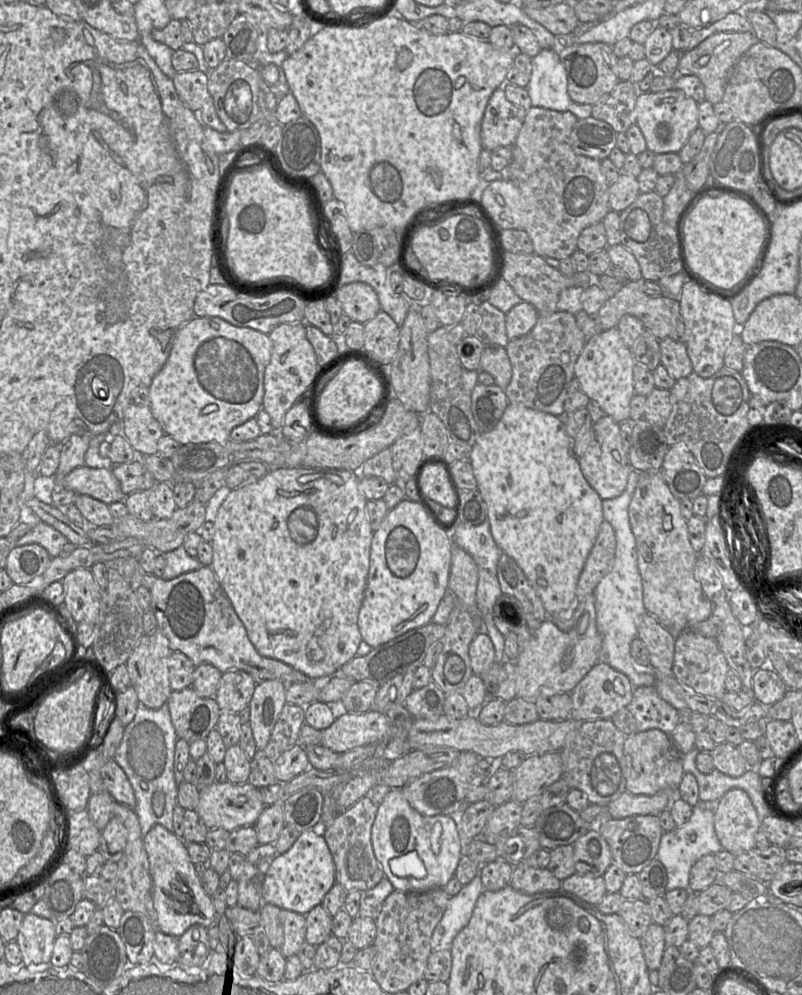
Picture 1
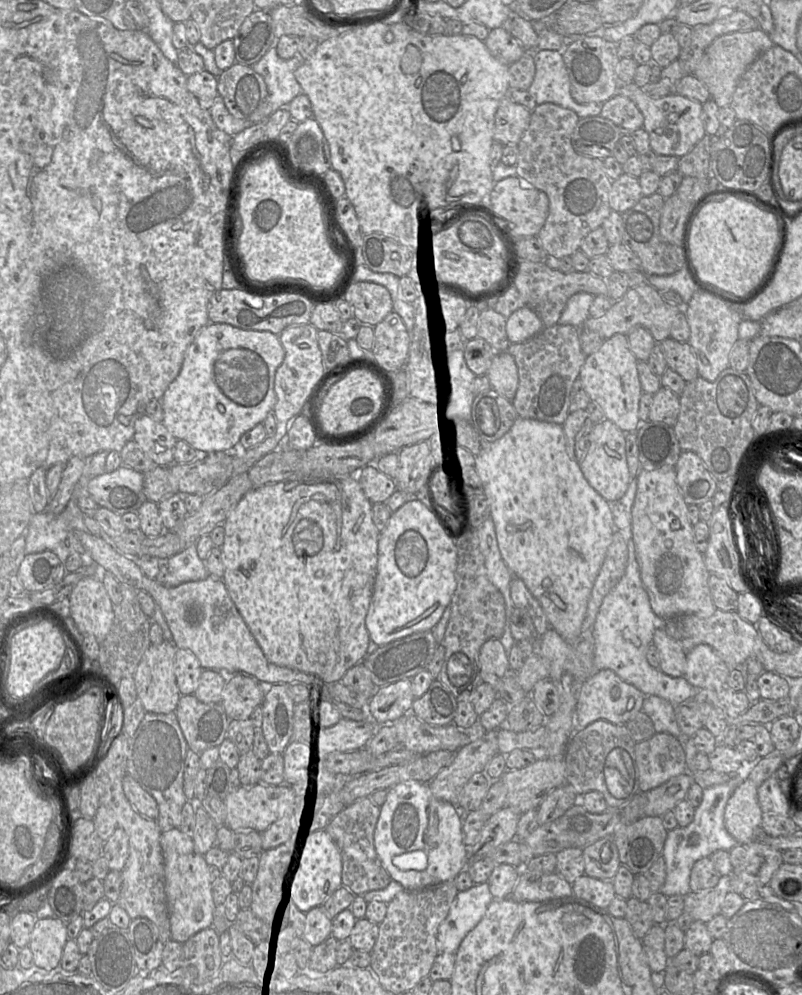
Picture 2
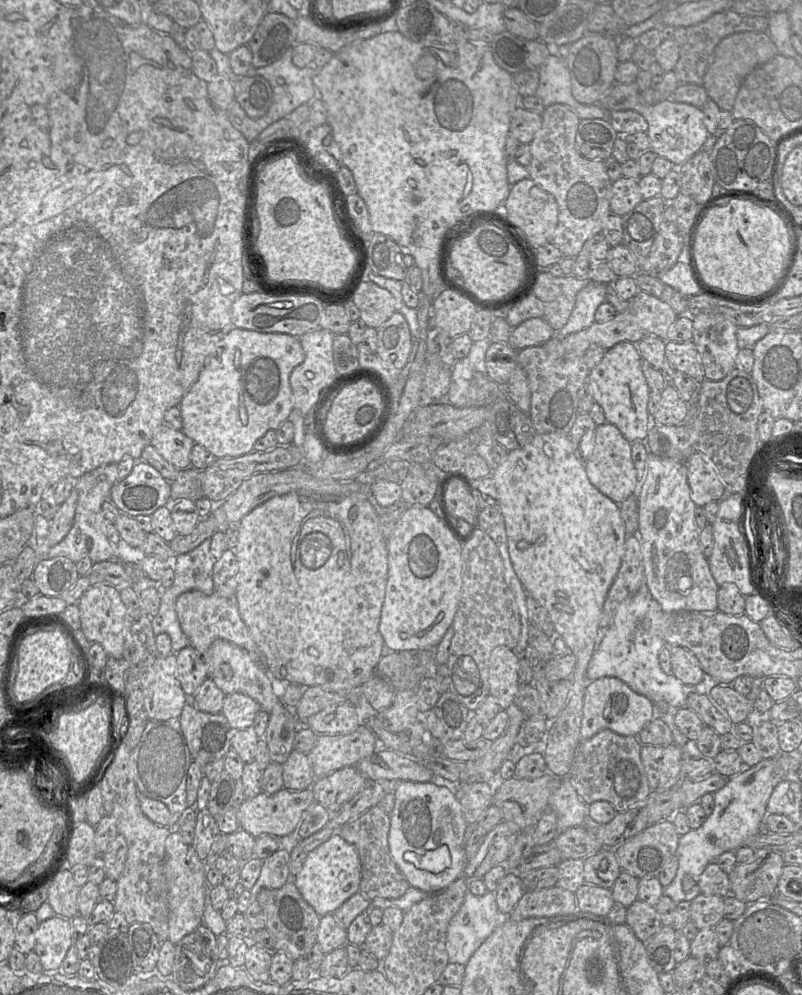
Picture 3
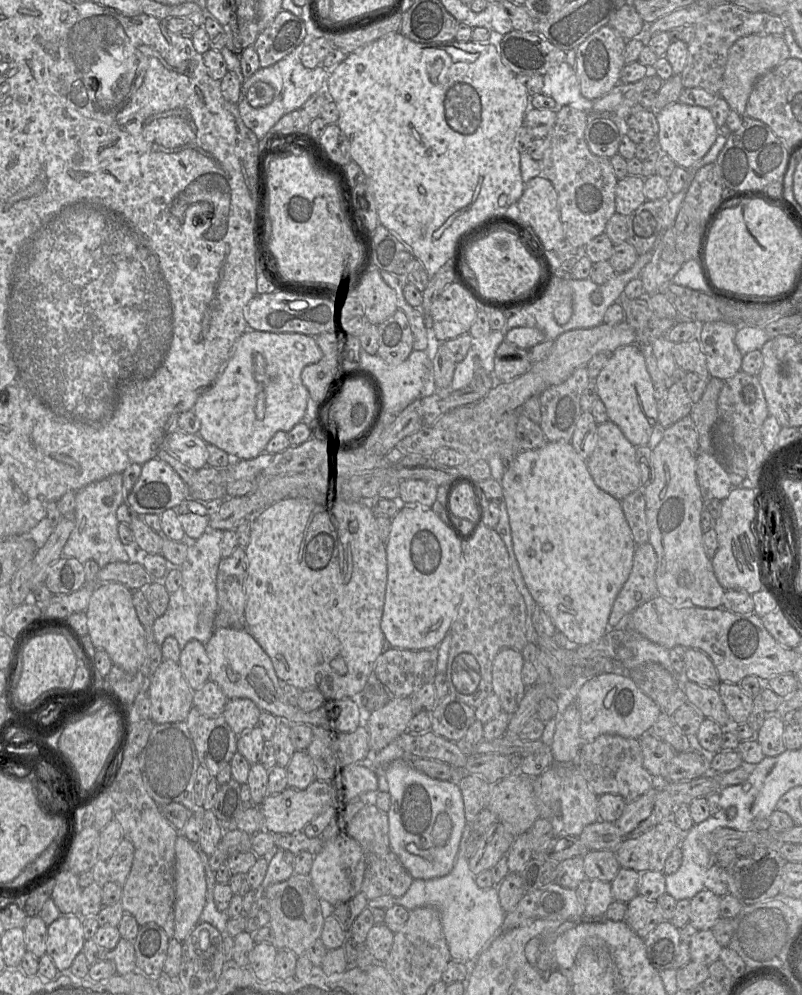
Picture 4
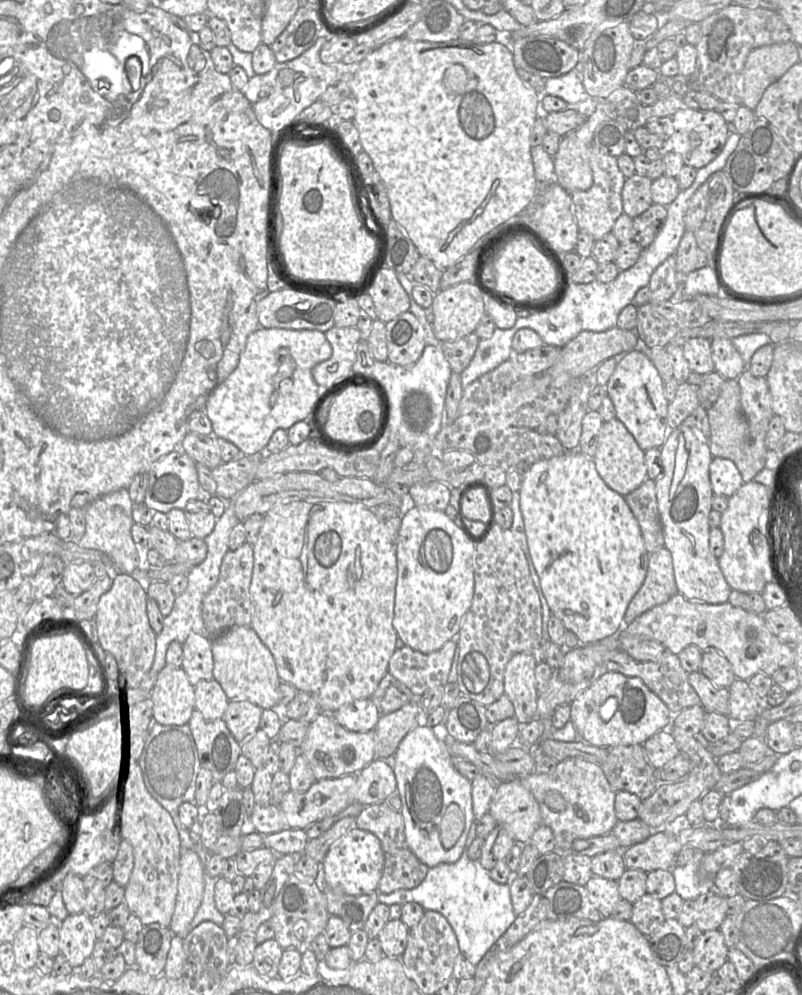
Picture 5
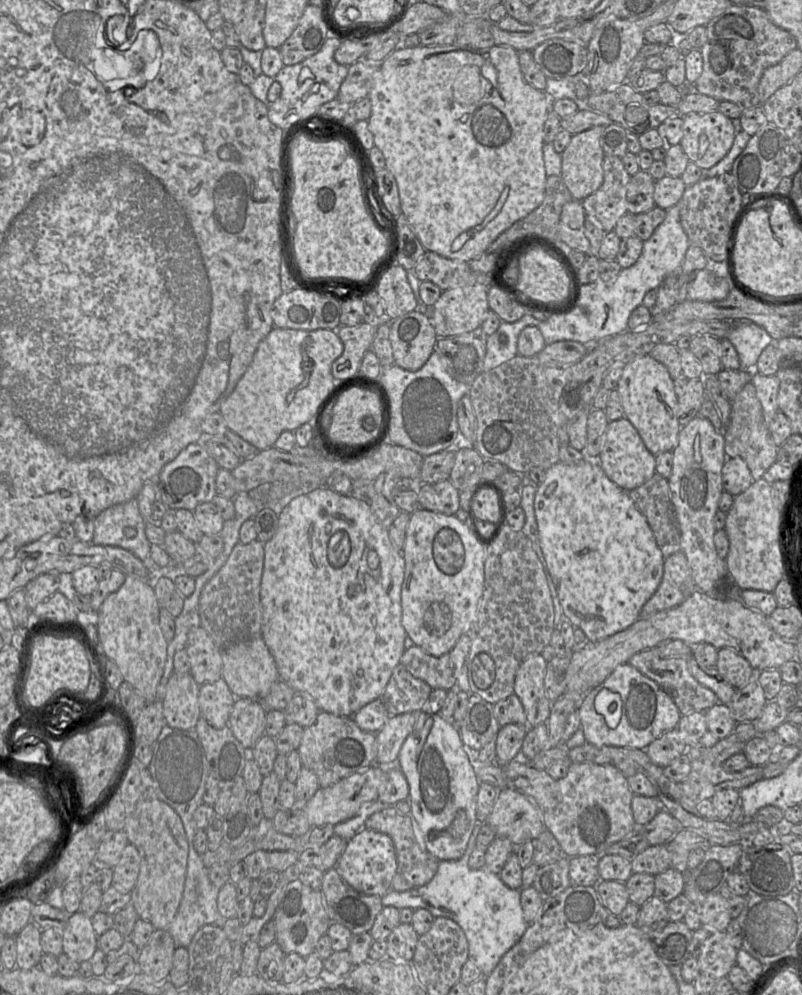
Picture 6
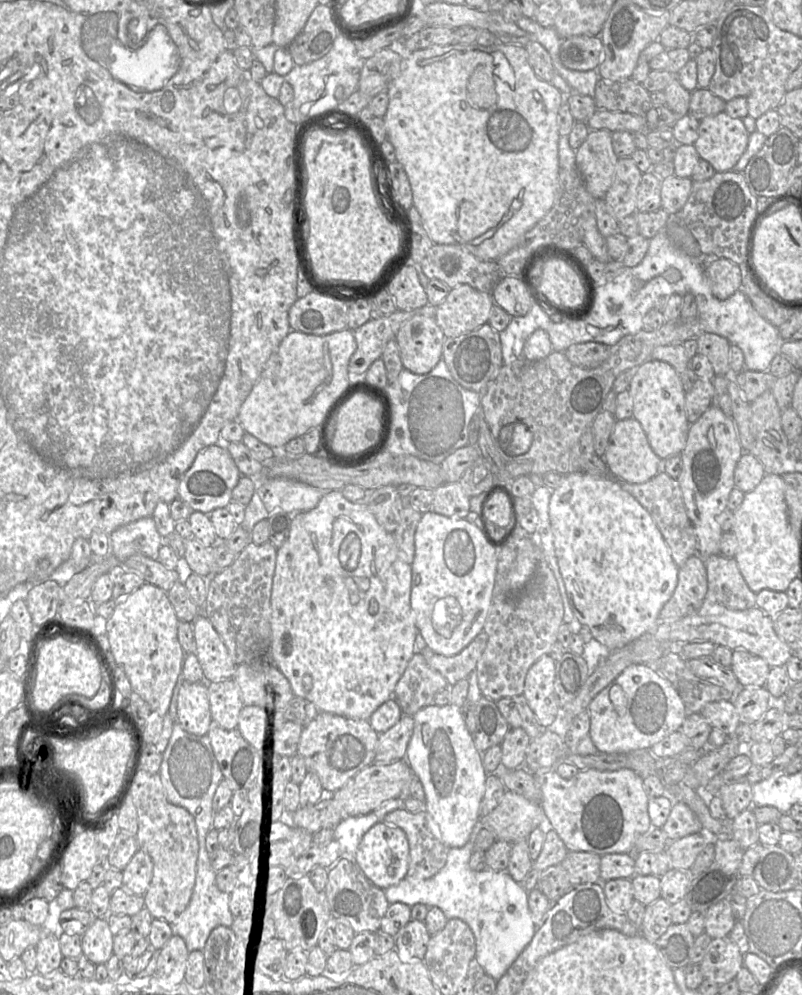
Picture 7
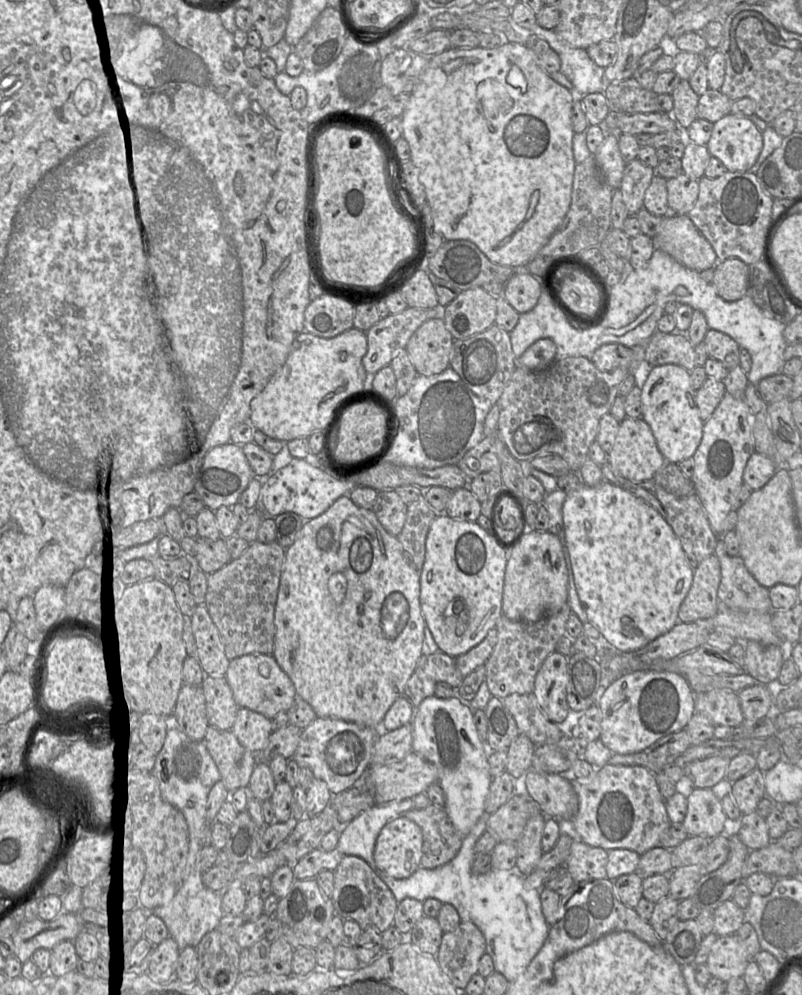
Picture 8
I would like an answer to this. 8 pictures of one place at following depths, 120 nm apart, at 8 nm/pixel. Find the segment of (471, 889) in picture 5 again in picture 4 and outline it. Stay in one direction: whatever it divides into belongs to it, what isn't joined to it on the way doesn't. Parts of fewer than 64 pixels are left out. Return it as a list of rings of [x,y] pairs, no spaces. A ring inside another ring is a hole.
[[[464,848],[463,855],[457,855],[449,874],[430,880],[414,879],[404,896],[385,896],[370,900],[368,907],[387,910],[392,906],[400,905],[409,911],[424,906],[436,908],[441,915],[451,959],[472,965],[495,937],[502,934],[501,926],[506,913],[500,905],[497,887],[482,889],[477,886],[476,876],[469,868],[469,859],[465,853]]]

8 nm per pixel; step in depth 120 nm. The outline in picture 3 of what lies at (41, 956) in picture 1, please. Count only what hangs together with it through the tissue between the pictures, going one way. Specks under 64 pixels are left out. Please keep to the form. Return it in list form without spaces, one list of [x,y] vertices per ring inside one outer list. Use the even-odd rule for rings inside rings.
[[[55,914],[40,922],[36,931],[34,952],[44,971],[59,972],[69,948],[74,943],[72,919]]]

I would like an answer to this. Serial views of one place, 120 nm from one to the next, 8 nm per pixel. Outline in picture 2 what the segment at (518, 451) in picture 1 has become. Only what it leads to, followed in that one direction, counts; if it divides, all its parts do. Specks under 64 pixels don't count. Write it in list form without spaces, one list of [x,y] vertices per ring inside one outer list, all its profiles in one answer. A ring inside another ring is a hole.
[[[518,417],[512,428],[503,437],[491,442],[490,448],[485,450],[485,452],[479,453],[478,468],[485,481],[486,497],[492,509],[492,519],[495,524],[497,542],[503,560],[513,575],[523,580],[532,595],[538,600],[550,626],[564,640],[572,644],[575,643],[582,634],[582,623],[586,616],[588,601],[615,531],[611,504],[591,487],[584,477],[578,462],[569,456],[563,425]]]

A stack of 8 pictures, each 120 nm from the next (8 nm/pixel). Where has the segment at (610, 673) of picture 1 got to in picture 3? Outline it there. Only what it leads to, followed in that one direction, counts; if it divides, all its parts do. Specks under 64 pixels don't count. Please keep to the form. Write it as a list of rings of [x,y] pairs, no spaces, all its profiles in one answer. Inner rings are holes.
[[[602,677],[589,681],[584,694],[581,739],[589,739],[606,729],[622,736],[638,736],[656,715],[655,704],[646,696],[634,691],[621,679]]]

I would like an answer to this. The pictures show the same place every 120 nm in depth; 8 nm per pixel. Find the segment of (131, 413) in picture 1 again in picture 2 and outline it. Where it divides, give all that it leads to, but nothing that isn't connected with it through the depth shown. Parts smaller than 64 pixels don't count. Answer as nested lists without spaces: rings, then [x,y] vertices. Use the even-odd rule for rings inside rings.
[[[144,413],[134,424],[133,440],[141,450],[158,466],[175,463],[173,450],[177,439],[162,422]]]

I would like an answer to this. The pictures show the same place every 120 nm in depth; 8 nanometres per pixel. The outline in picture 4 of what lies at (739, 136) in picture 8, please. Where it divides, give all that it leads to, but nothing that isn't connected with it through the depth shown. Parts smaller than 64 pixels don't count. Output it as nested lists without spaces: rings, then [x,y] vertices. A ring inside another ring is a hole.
[[[675,102],[657,111],[656,118],[659,149],[662,154],[671,157],[679,167],[692,167],[710,150],[719,135],[719,127],[709,108]]]

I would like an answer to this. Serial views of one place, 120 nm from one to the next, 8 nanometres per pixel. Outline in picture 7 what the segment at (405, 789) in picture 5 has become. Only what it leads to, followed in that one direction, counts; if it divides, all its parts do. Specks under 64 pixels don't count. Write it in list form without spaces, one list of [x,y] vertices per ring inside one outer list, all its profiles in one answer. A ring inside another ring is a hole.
[[[452,704],[428,705],[412,716],[413,734],[405,761],[422,784],[425,794],[427,827],[447,847],[464,846],[475,824],[480,821],[480,805],[488,773],[467,729],[461,708]]]

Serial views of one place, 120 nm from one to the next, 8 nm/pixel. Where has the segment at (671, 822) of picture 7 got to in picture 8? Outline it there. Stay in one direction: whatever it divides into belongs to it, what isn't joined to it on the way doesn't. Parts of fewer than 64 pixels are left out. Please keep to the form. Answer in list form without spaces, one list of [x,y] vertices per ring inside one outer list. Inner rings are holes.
[[[694,788],[687,797],[687,813],[682,825],[689,836],[701,835],[712,839],[729,825],[729,819],[723,812],[721,800],[714,795],[711,788]]]

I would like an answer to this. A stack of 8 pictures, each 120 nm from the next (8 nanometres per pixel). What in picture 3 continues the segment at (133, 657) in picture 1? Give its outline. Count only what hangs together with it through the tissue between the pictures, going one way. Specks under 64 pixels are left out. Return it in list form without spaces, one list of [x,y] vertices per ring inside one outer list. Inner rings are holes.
[[[173,653],[166,657],[156,658],[144,674],[140,689],[144,698],[144,711],[151,720],[179,718],[183,707],[189,702],[189,697],[176,677],[176,659]]]

